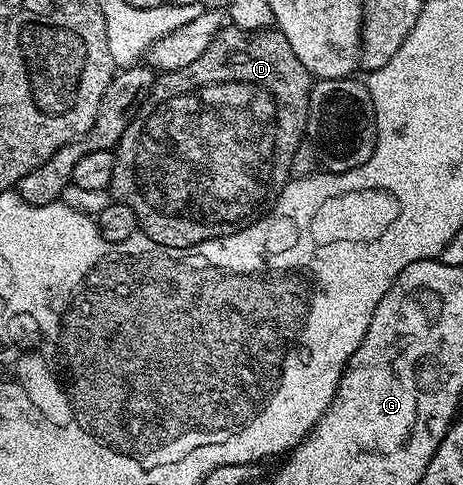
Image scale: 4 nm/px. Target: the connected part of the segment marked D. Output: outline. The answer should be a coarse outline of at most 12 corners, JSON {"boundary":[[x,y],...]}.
{"boundary":[[276,28],[161,73],[112,200],[167,247],[264,217],[311,75]]}

